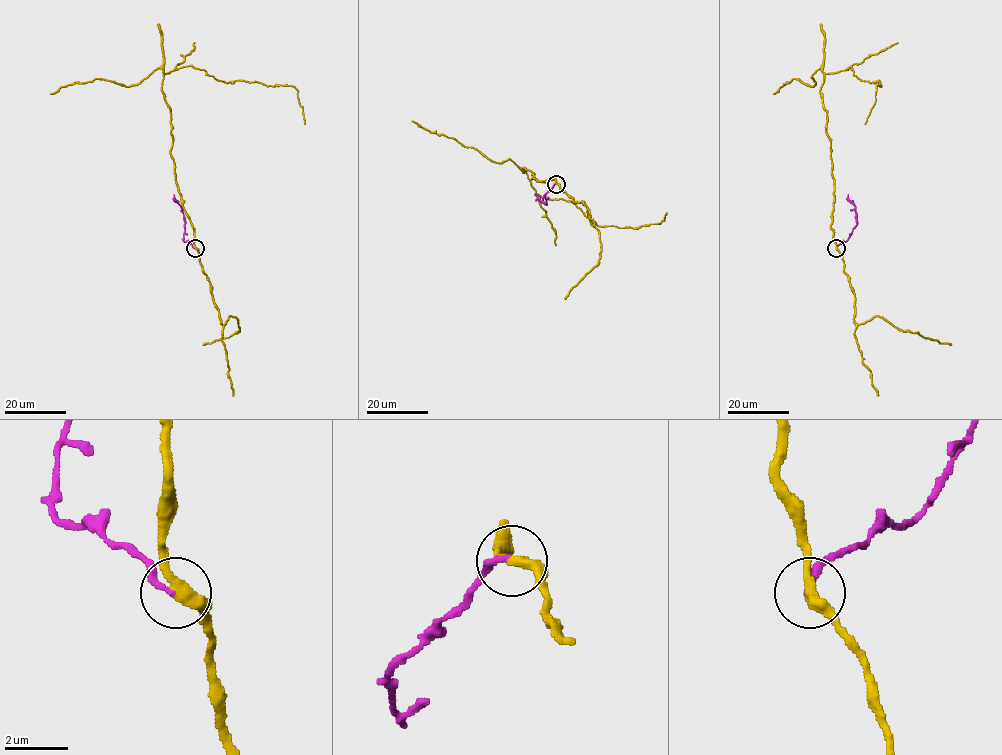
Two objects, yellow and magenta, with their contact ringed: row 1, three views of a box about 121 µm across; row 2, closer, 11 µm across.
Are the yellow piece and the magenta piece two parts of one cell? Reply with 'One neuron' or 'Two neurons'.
Two neurons

